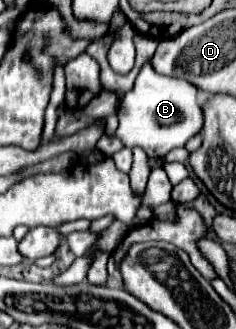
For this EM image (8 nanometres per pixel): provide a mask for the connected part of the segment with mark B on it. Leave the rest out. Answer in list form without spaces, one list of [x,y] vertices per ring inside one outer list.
[[[145,62],[135,78],[135,86],[121,98],[117,110],[119,128],[117,138],[127,148],[143,148],[149,158],[165,158],[173,148],[185,146],[187,140],[203,128],[203,112],[197,100],[197,88],[185,80],[161,76]]]

